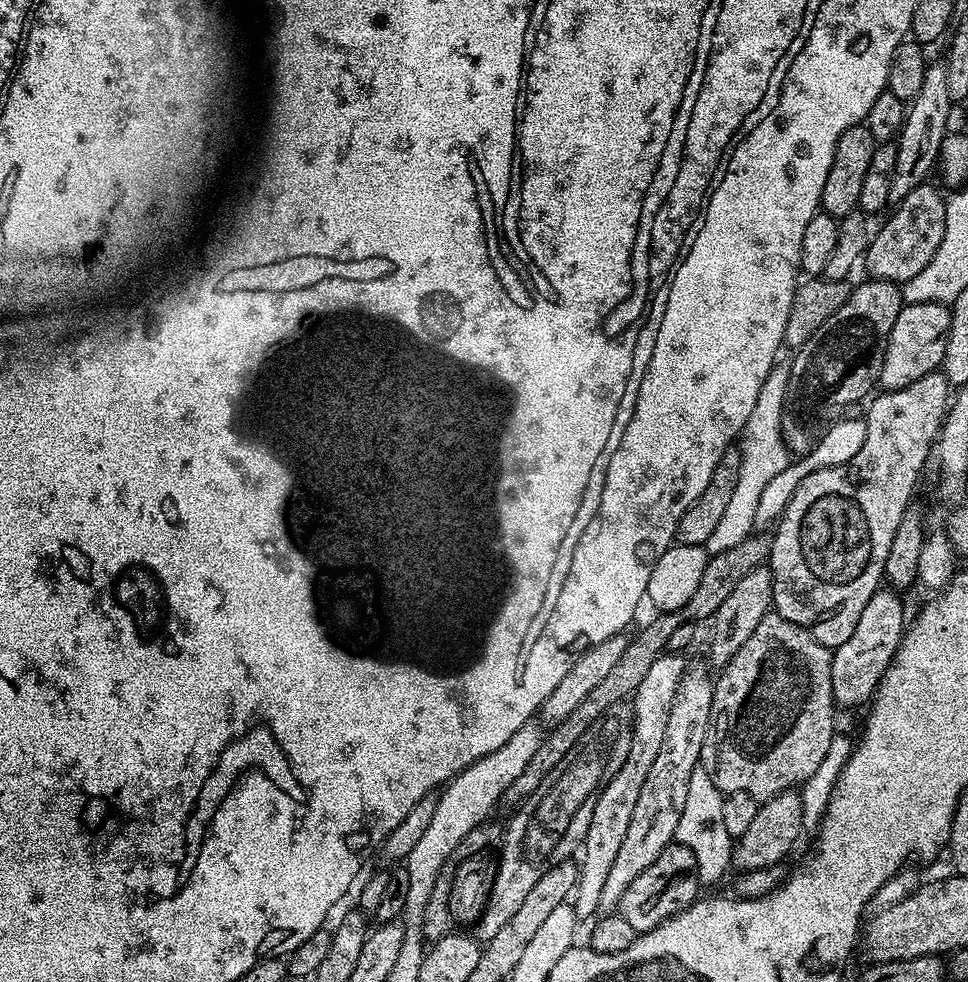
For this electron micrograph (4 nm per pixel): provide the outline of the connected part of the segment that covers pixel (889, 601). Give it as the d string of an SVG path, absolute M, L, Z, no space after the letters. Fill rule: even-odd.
M891 587L877 588L870 602L866 602L866 610L862 610L862 618L858 618L858 626L854 626L854 634L850 634L850 638L846 638L846 642L842 642L842 646L832 652L830 682L834 698L841 709L854 708L871 701L876 695L876 687L896 657L904 637L906 619L904 604L895 595L899 596Z

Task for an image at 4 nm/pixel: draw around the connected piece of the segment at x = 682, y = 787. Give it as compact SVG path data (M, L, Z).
M700 664L688 666L678 683L662 748L642 785L634 814L630 817L626 838L623 839L614 864L610 867L610 874L603 884L602 896L598 901L601 913L615 913L619 909L622 894L626 894L626 886L630 886L630 882L634 882L634 878L638 878L638 874L642 874L646 866L654 866L654 858L658 858L658 854L662 854L662 850L666 850L666 846L676 839L682 808L686 806L691 772L700 764L702 746L712 717L714 680L711 675L708 677L709 669L705 668Z

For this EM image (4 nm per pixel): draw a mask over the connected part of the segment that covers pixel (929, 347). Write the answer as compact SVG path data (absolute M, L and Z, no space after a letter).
M934 302L905 304L894 322L894 330L890 330L879 387L889 392L902 390L910 386L910 382L918 382L918 378L937 371L943 365L951 329L952 309L949 305Z

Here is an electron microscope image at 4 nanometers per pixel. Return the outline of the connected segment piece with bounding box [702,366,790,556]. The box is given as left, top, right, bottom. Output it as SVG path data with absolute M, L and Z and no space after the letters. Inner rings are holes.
M773 366L766 382L762 382L762 390L758 390L758 402L754 402L754 410L750 410L750 418L739 437L742 470L738 470L738 486L726 505L722 519L718 521L718 527L710 533L710 538L706 538L702 546L708 556L717 556L724 550L731 550L738 546L738 542L746 542L746 538L753 535L757 527L755 515L762 490L790 463L790 453L784 439L784 409L788 398L789 369L780 367Z

